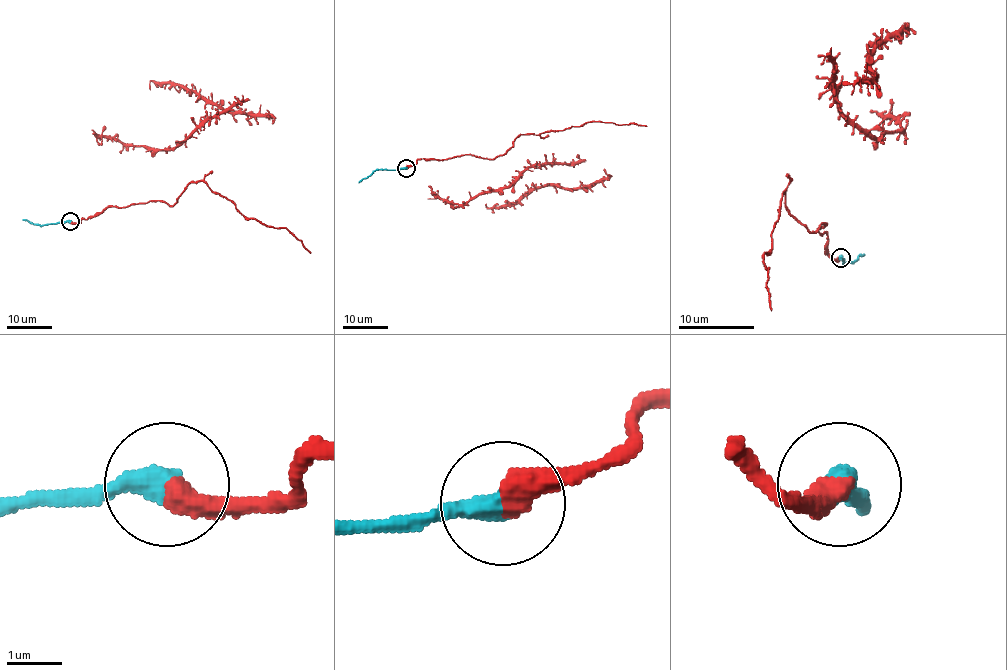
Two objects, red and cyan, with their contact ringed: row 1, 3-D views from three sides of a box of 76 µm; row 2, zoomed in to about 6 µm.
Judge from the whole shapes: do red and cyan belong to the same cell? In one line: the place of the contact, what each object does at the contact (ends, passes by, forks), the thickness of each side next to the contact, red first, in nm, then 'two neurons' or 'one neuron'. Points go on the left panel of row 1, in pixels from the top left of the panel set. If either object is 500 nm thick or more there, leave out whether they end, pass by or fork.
at (70, 221); red ends there; cyan ends there; 480 nm thick on the red side, 440 nm on the other; two neurons

